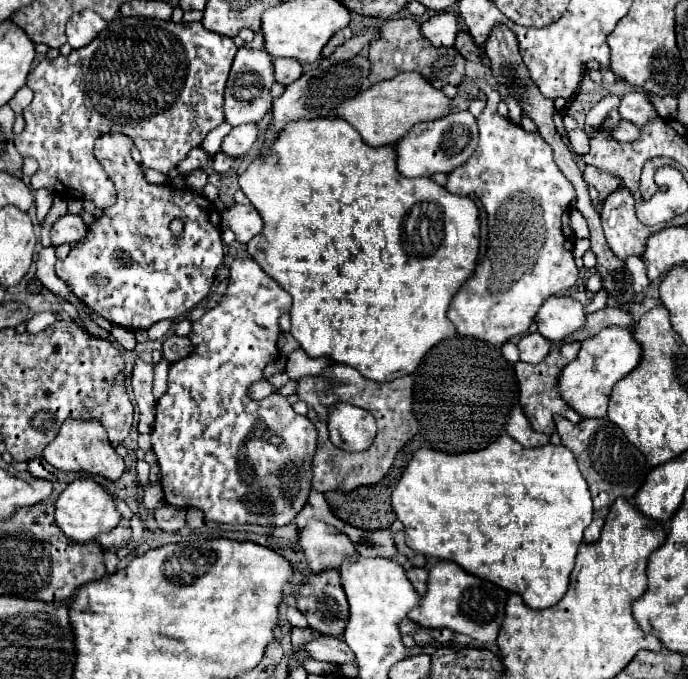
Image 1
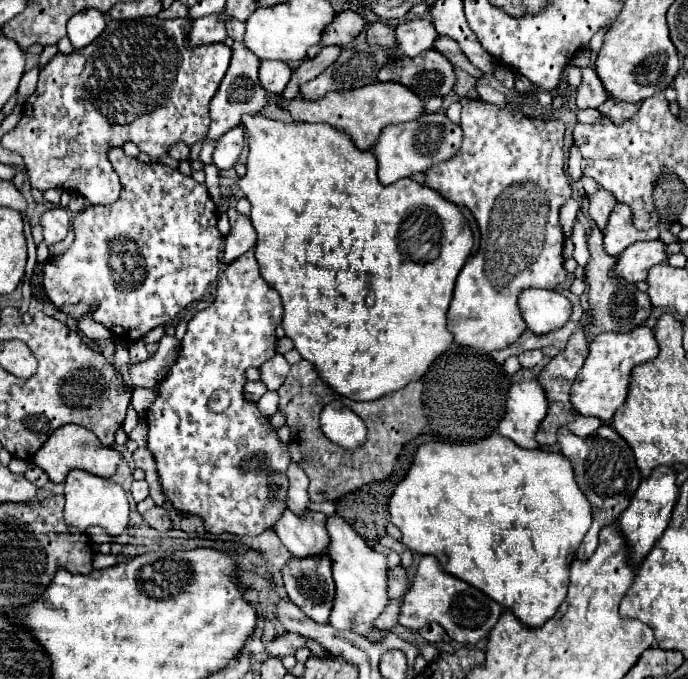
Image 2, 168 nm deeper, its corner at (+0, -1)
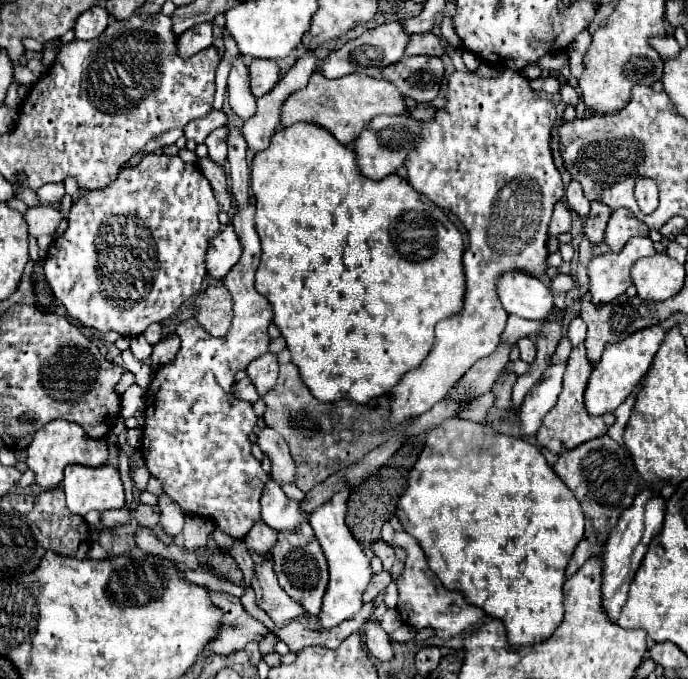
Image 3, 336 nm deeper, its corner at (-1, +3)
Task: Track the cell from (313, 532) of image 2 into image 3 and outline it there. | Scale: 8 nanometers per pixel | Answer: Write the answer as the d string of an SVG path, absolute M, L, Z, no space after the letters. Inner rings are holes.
M264 455L261 462L265 474L269 474L269 482L265 484L265 494L261 494L261 520L273 530L297 530L301 522L307 520L307 514L301 512L295 500L289 500L281 486L271 480L271 464Z

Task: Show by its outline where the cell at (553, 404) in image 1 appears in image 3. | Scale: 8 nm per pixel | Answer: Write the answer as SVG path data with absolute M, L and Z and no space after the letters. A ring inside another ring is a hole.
M577 316L569 322L567 334L569 340L573 344L569 362L567 362L567 370L565 370L565 378L563 378L563 392L559 394L559 400L555 404L555 408L545 416L539 432L537 432L537 442L541 446L545 446L547 450L551 450L553 454L559 454L561 448L575 448L577 444L583 444L585 440L593 440L597 436L603 436L611 424L615 424L615 414L607 414L607 416L589 416L585 412L585 404L583 404L583 392L585 392L585 384L589 380L589 372L591 372L591 364L585 356L585 332L587 326L585 322Z

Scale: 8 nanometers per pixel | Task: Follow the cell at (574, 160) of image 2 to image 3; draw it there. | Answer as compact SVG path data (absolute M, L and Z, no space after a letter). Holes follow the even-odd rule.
M571 180L567 192L565 192L565 202L567 202L567 208L577 214L579 218L585 218L589 214L589 200L583 196L583 190L581 190L581 184Z

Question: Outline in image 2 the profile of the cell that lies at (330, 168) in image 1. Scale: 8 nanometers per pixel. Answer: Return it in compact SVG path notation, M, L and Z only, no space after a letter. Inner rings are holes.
M262 114L258 116L244 116L244 126L248 132L248 160L246 160L246 174L240 178L240 188L246 194L246 198L252 204L250 220L256 228L258 240L254 246L256 260L260 264L262 278L280 292L284 302L284 318L282 326L286 330L286 336L292 338L294 348L302 354L304 360L312 362L324 382L332 386L342 396L348 396L352 400L376 400L388 392L400 390L412 380L418 380L424 376L424 372L430 368L430 364L446 352L454 344L454 336L446 330L446 312L450 306L452 290L456 276L460 274L462 266L466 264L472 246L474 246L474 234L460 212L460 208L448 200L444 200L438 192L432 188L418 184L418 182L394 182L390 186L378 184L378 162L372 152L362 152L356 148L354 140L348 132L332 128L330 124L308 124L308 122L278 122L270 120Z

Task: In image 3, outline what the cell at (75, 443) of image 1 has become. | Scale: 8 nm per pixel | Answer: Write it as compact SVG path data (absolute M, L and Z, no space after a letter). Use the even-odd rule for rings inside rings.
M53 420L41 428L27 446L27 466L35 474L35 484L41 488L55 488L63 480L63 470L67 464L83 464L83 466L101 466L107 462L107 442L93 440L85 434L79 424L69 420Z

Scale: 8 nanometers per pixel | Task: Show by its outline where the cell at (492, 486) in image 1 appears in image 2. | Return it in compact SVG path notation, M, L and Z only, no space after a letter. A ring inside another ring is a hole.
M490 434L488 438L480 440L480 442L472 442L472 444L442 444L442 442L428 442L422 444L414 456L414 462L408 470L408 474L404 476L404 480L396 486L392 498L390 498L390 516L392 516L392 524L400 528L402 532L402 544L408 546L412 552L418 552L422 556L430 554L436 556L438 562L442 564L444 572L466 580L468 584L480 588L484 594L488 594L490 598L494 598L498 604L502 604L504 608L512 610L516 614L516 618L532 628L542 626L548 618L552 618L558 610L558 606L562 604L562 600L566 598L566 590L568 590L568 570L570 570L570 562L576 556L576 548L580 546L582 538L586 536L588 528L590 528L590 520L592 520L592 510L588 504L588 498L584 496L584 492L580 492L580 486L576 484L576 476L572 472L572 462L564 460L564 456L560 452L546 452L546 450L524 450L518 444L514 444L512 440L508 440L502 434Z

